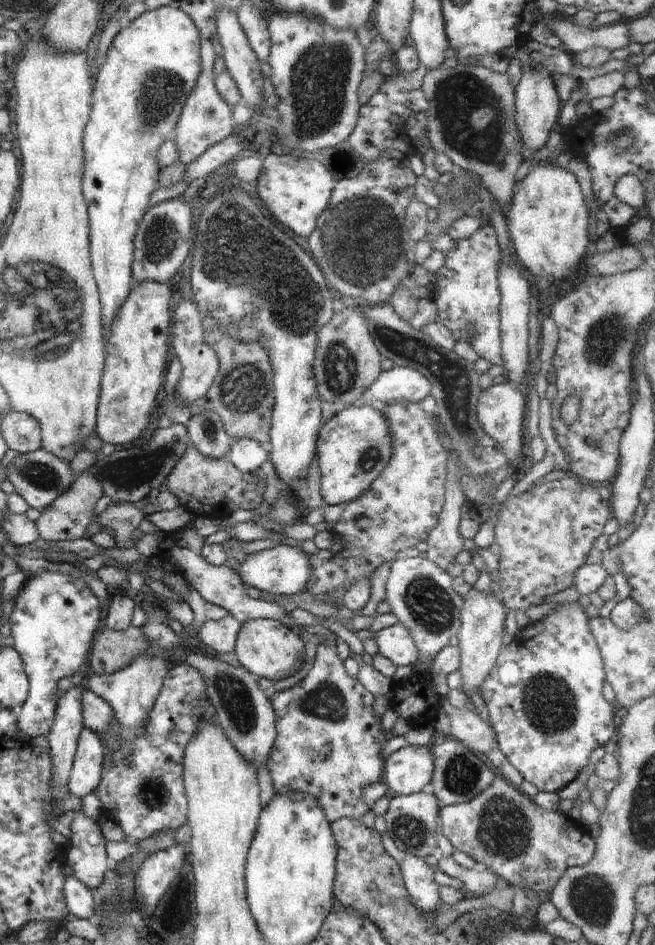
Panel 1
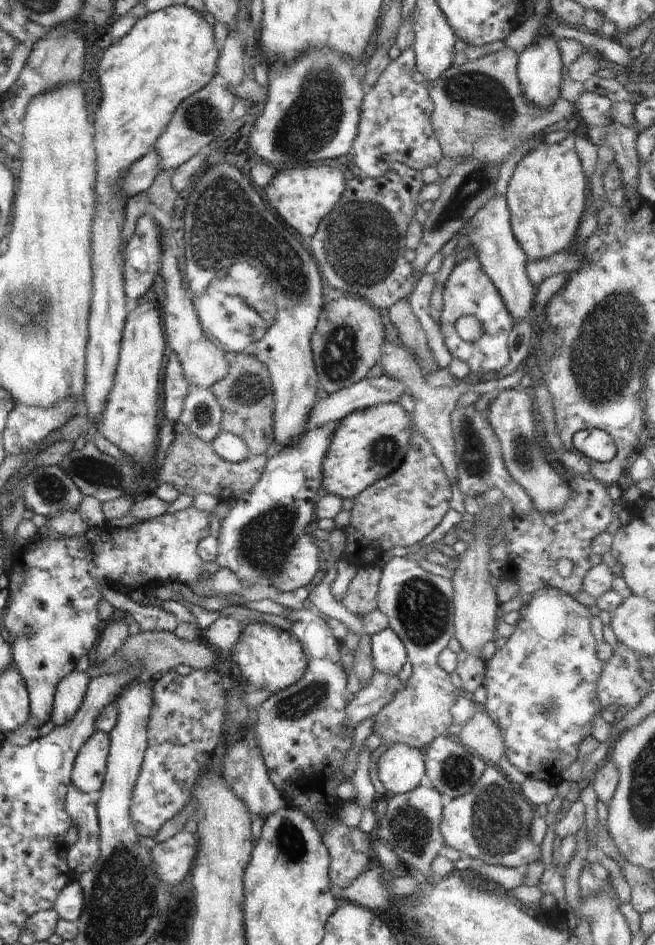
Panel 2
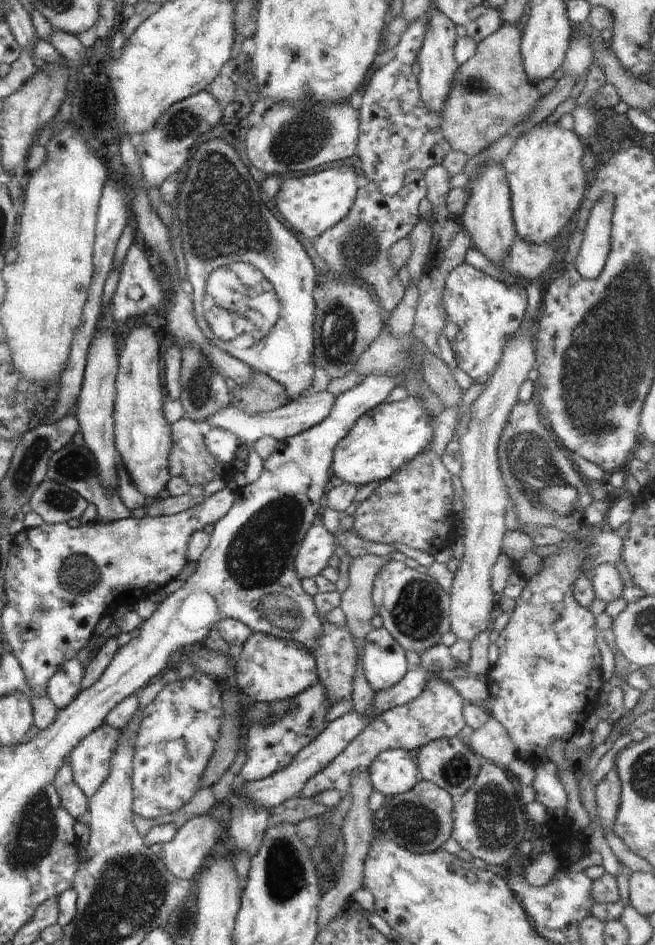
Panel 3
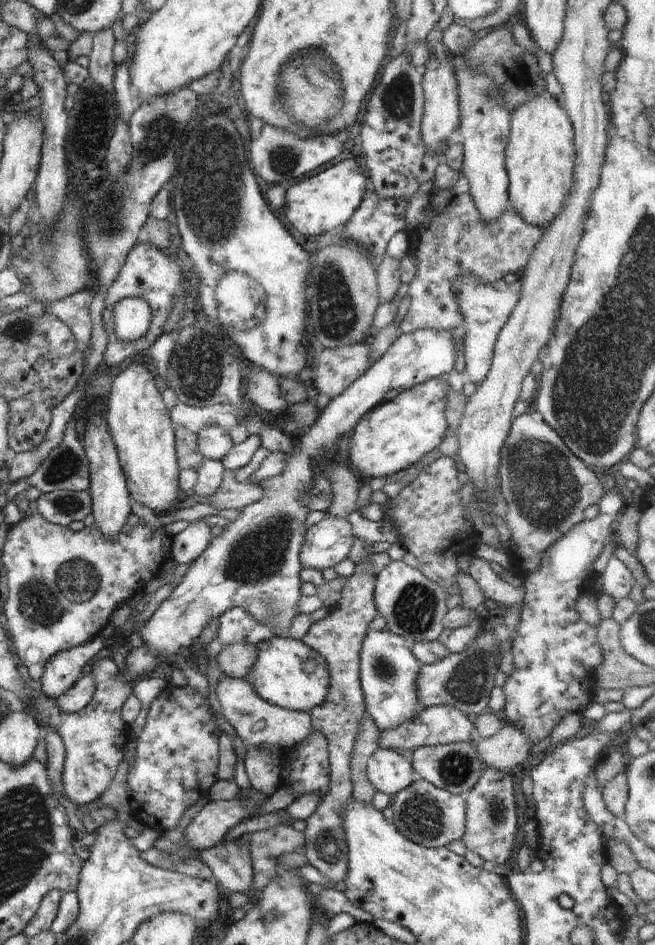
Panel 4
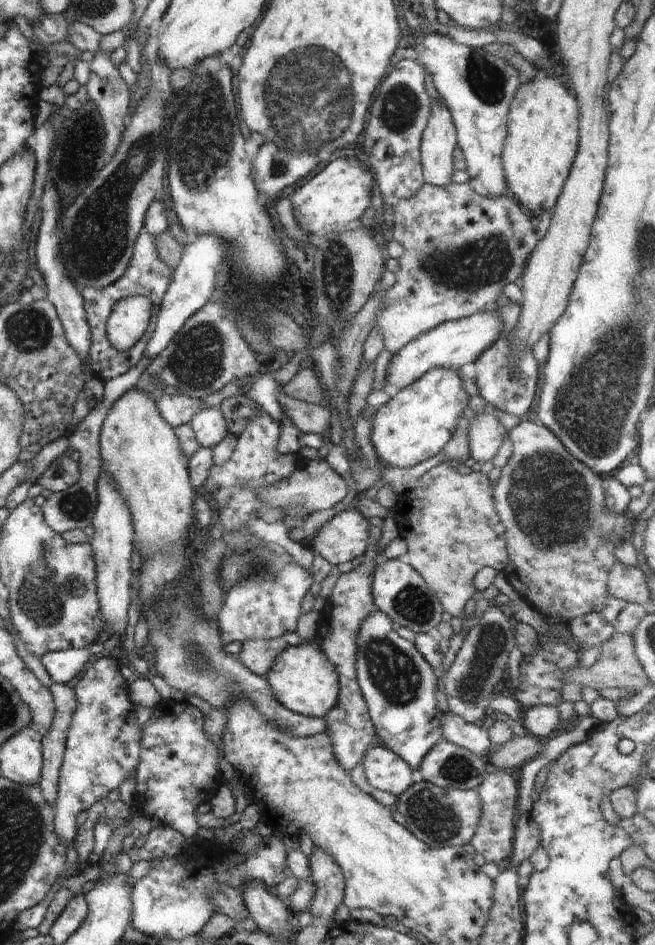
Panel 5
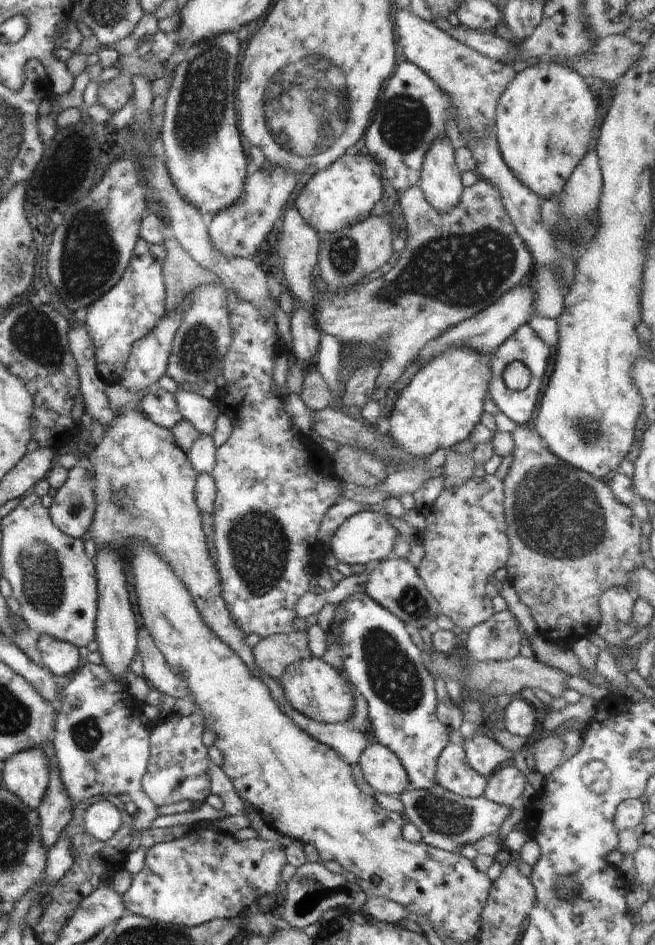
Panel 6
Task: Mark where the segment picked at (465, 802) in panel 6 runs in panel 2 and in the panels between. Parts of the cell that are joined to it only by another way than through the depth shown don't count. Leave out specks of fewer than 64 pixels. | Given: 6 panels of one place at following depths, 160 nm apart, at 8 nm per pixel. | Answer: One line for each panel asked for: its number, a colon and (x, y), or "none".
2: (410, 827)
3: (420, 820)
4: (430, 816)
5: (440, 817)

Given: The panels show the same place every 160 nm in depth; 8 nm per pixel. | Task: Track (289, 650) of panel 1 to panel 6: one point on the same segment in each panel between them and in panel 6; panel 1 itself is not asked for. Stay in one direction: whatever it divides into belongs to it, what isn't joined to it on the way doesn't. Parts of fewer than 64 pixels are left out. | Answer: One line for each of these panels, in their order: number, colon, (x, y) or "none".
2: (269, 657)
3: (267, 669)
4: (288, 673)
5: (302, 678)
6: (314, 688)

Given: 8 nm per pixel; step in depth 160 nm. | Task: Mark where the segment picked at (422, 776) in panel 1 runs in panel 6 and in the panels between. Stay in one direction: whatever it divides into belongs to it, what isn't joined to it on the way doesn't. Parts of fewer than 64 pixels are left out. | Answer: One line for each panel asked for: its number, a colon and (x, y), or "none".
2: (401, 768)
3: (393, 772)
4: (389, 772)
5: (384, 769)
6: (382, 769)

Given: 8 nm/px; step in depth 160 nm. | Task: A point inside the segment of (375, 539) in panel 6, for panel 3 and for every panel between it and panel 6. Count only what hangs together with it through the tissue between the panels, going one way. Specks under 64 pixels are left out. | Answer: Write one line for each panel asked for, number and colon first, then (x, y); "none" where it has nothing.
3: (317, 547)
4: (326, 543)
5: (344, 537)

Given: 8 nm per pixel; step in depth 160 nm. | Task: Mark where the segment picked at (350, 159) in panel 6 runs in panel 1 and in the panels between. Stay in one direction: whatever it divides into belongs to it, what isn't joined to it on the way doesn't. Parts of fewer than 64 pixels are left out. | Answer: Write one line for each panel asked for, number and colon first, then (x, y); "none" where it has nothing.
1: (295, 190)
2: (302, 196)
3: (313, 203)
4: (313, 206)
5: (327, 203)

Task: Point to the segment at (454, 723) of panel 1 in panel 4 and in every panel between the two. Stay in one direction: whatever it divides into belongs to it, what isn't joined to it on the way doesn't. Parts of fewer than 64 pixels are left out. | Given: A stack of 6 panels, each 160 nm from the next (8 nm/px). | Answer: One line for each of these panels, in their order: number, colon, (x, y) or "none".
2: (480, 735)
3: (491, 741)
4: (504, 750)

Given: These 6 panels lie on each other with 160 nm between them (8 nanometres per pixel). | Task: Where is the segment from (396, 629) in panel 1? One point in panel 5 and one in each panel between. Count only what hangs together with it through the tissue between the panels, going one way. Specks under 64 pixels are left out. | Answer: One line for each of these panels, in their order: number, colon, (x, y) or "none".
2: (389, 654)
3: (384, 663)
4: (388, 670)
5: (399, 686)

